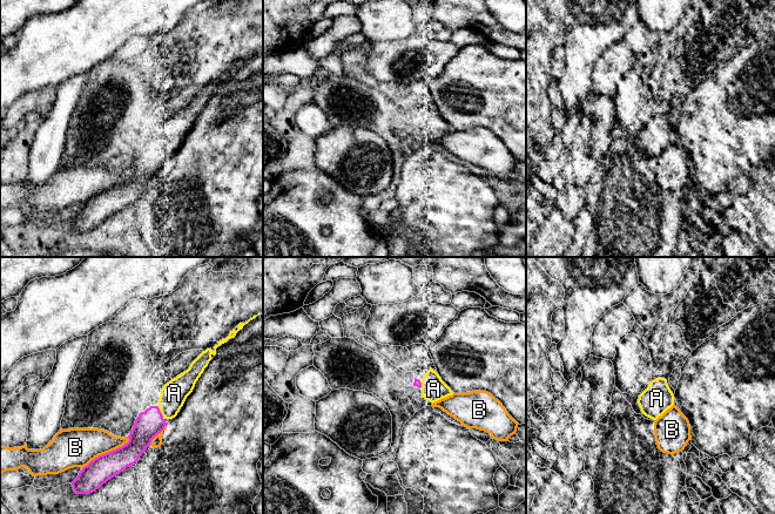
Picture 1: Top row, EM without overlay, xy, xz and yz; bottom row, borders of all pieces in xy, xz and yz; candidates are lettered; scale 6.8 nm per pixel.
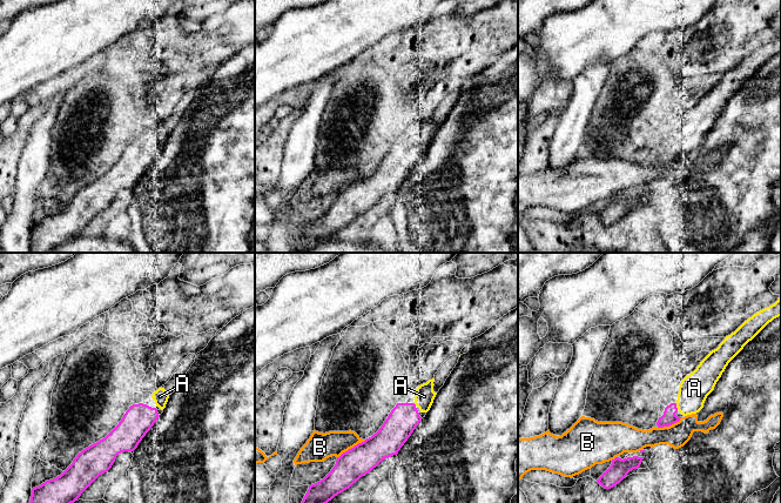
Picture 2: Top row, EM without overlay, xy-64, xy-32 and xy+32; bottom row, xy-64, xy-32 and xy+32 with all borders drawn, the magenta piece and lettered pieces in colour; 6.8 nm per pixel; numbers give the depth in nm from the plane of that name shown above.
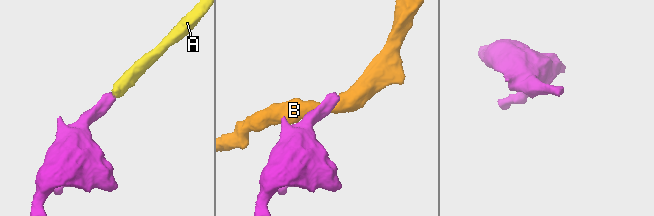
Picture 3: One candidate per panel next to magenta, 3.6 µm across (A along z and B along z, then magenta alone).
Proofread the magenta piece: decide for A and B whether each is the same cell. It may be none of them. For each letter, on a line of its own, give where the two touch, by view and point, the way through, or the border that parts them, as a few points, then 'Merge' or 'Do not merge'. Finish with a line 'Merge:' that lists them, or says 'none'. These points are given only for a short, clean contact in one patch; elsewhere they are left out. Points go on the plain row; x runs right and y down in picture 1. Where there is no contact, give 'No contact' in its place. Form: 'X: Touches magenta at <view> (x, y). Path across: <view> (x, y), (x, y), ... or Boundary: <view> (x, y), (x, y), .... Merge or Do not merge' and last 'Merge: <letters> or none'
A: Touches magenta at xy (160, 149). Merge
B: Touches magenta at xy (106, 190). Do not merge
Merge: A

